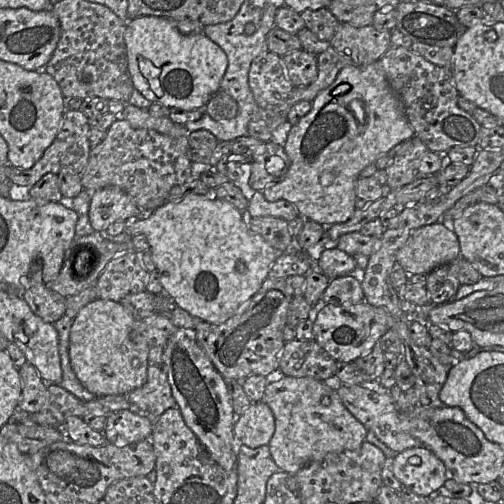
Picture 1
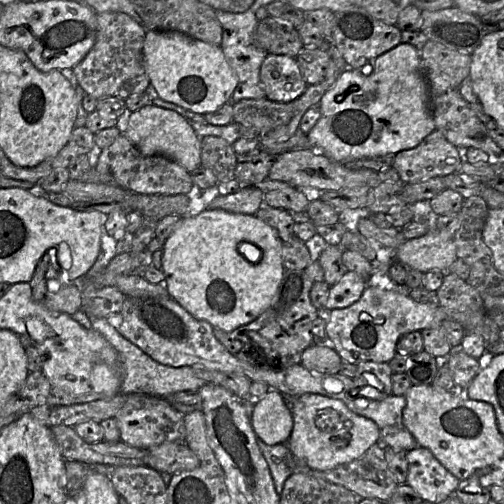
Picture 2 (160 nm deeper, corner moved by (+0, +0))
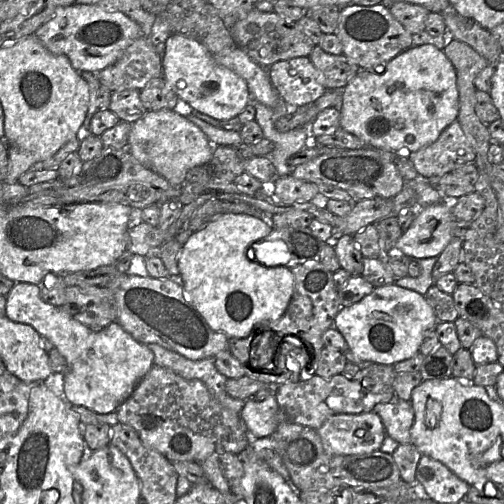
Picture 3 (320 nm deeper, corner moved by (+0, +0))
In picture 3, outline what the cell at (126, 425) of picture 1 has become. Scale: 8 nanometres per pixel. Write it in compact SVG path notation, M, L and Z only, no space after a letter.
M153 366L132 394L116 410L117 420L133 428L142 443L170 461L201 463L212 453L240 454L252 443L252 434L240 415L220 404L200 380L185 379L169 368Z

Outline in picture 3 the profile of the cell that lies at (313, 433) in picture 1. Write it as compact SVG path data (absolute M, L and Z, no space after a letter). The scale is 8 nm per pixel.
M374 412L330 416L317 433L325 451L332 455L377 451L386 437L383 423Z

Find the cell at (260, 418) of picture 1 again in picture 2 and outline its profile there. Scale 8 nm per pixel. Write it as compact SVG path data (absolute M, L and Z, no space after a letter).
M268 391L257 400L249 420L257 438L268 445L287 442L293 428L289 405L278 391Z

